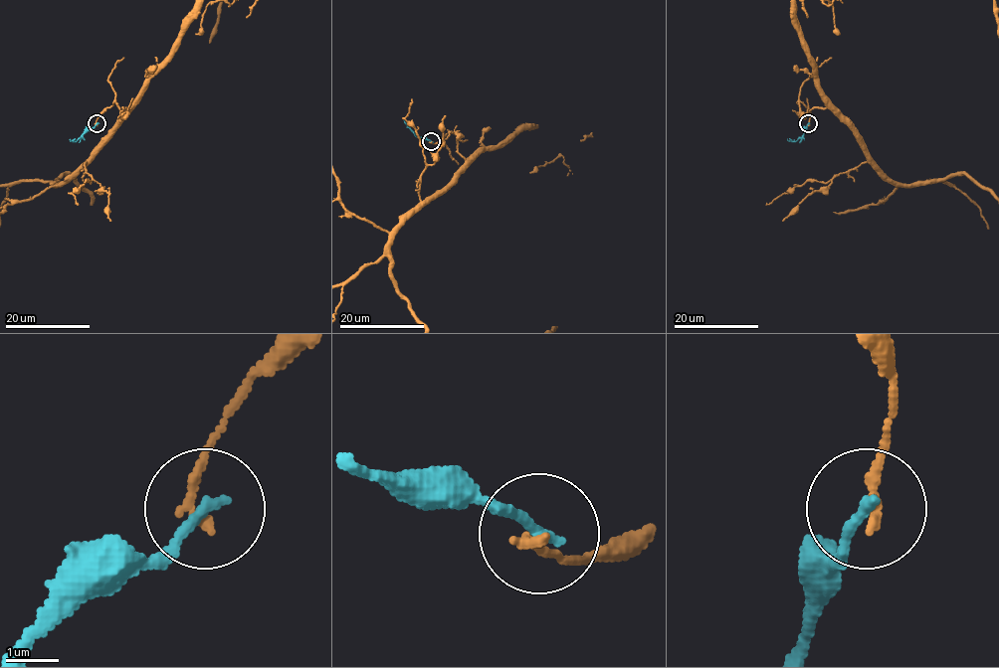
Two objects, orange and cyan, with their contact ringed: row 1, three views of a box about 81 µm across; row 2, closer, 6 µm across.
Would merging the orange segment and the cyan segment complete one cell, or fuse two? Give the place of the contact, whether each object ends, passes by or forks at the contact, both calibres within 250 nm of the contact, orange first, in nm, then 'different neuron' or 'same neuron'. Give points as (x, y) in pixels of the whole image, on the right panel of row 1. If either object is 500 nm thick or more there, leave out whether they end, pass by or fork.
(808, 123) | orange ends | cyan ends | 190/200 nm | different neuron

